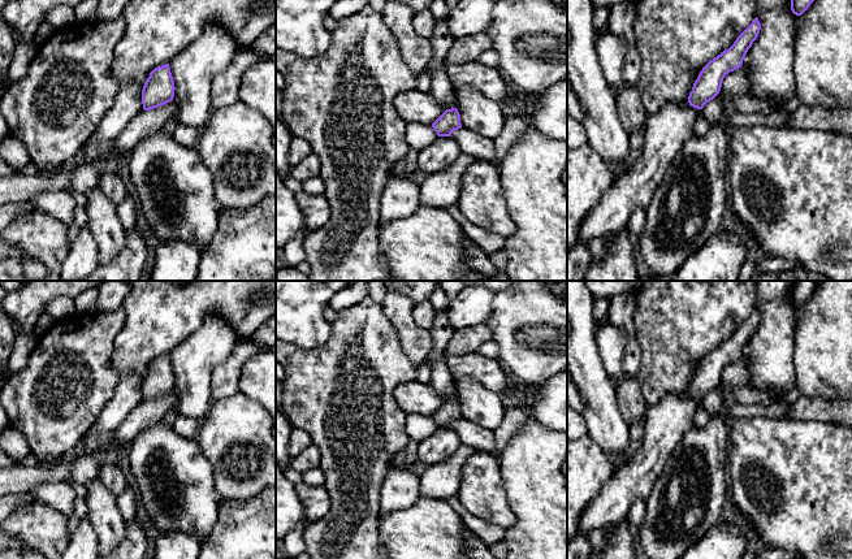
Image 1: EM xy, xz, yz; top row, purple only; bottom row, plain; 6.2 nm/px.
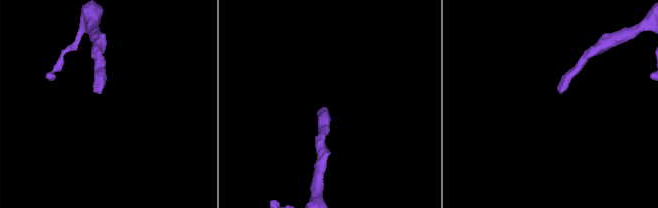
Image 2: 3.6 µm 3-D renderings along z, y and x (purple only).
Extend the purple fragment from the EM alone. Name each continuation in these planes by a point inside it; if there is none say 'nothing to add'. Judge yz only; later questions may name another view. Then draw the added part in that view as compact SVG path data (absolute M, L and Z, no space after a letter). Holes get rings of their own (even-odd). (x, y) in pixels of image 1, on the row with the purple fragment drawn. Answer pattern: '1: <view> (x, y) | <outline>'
nothing to add

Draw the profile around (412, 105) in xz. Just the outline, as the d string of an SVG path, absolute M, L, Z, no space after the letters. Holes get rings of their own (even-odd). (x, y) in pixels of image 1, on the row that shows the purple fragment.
M418 88L399 92L394 99L394 108L405 124L423 125L432 125L446 110L431 92Z

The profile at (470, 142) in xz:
M464 127L453 131L450 138L458 143L462 153L473 156L477 160L496 164L496 153L492 139L484 138Z

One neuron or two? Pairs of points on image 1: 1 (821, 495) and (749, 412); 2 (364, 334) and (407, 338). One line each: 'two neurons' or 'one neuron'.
1: two neurons
2: two neurons

